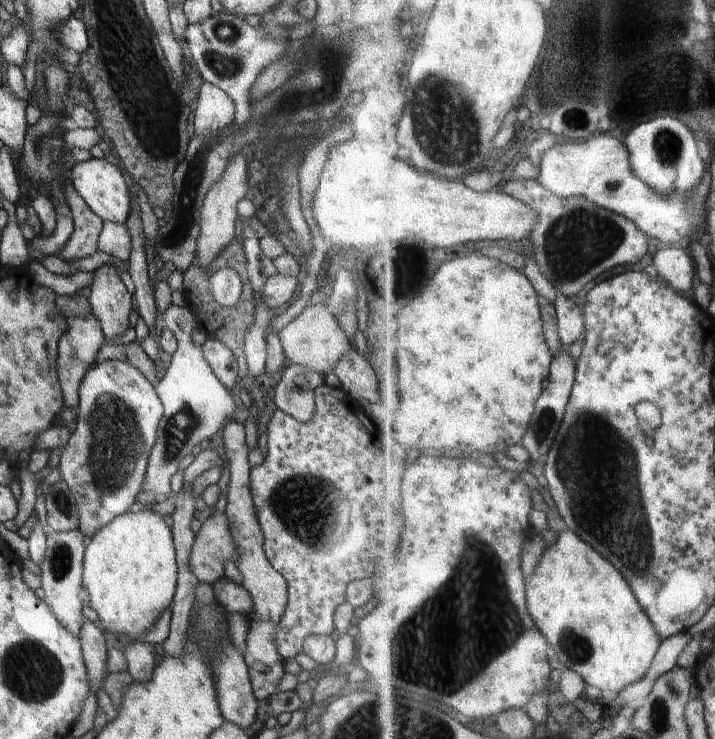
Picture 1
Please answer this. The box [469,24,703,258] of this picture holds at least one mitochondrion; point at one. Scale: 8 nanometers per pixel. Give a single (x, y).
(667, 141)

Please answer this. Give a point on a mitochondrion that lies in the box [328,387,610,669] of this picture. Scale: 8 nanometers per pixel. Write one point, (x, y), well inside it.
(577, 648)

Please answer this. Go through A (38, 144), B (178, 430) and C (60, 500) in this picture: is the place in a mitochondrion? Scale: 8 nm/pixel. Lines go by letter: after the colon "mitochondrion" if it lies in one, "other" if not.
A: mitochondrion
B: mitochondrion
C: mitochondrion

